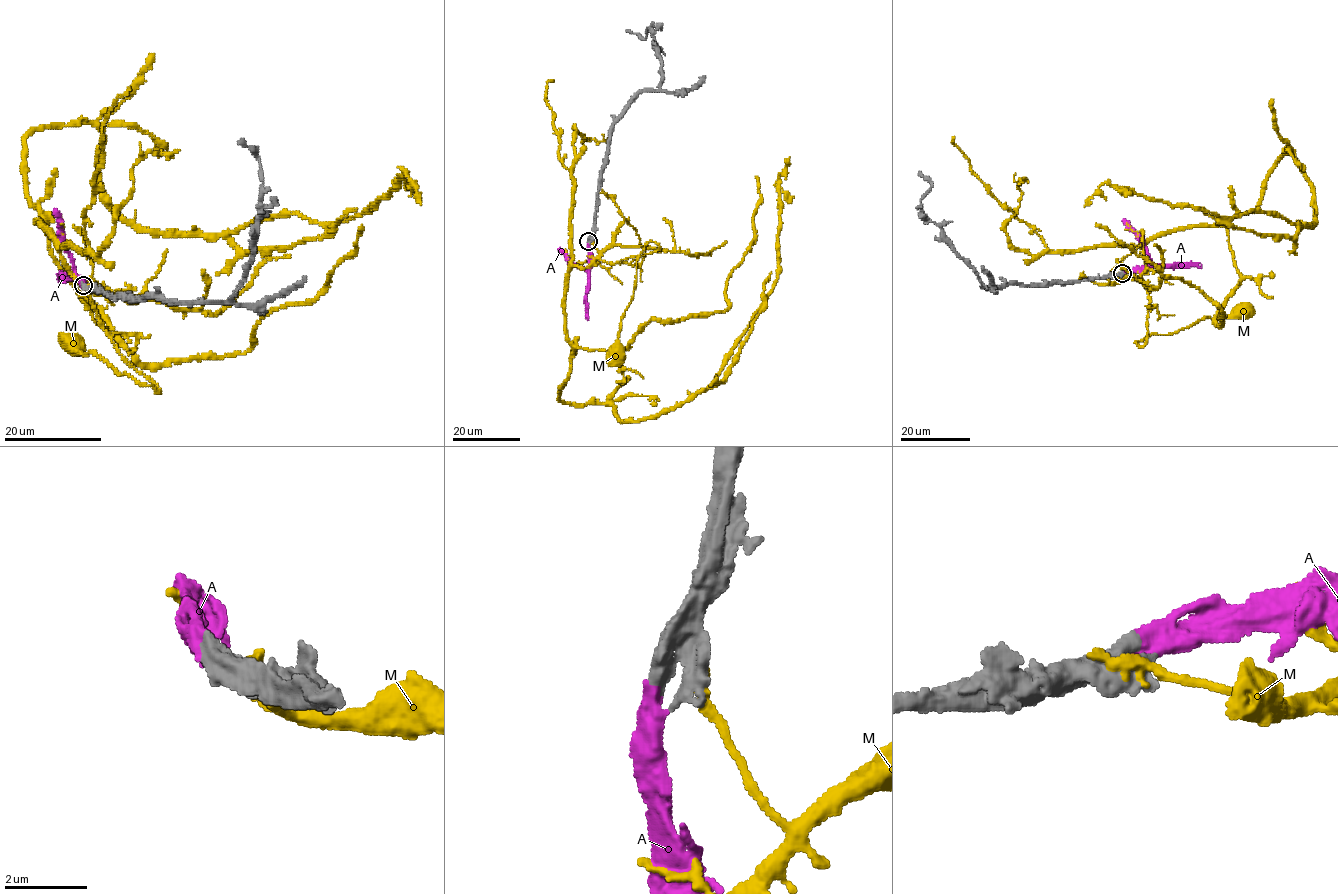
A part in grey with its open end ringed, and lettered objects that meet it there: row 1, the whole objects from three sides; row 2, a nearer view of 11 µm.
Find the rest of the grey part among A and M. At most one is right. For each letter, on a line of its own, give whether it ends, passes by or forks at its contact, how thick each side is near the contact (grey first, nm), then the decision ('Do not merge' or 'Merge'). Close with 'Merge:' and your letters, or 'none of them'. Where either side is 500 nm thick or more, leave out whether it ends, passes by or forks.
A: It ends there. Thickness 480 nm (grey) against 480 nm. Merge
M: Thickness 550 nm (grey) against 360 nm. Do not merge
Merge: A

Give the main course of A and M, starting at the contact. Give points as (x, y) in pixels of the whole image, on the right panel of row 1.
A: (1122, 273), (1144, 268), (1151, 263), (1139, 234), (1123, 219)
M: (1121, 274), (1139, 277), (1147, 291), (1141, 346), (1135, 343), (1151, 334), (1240, 312)

